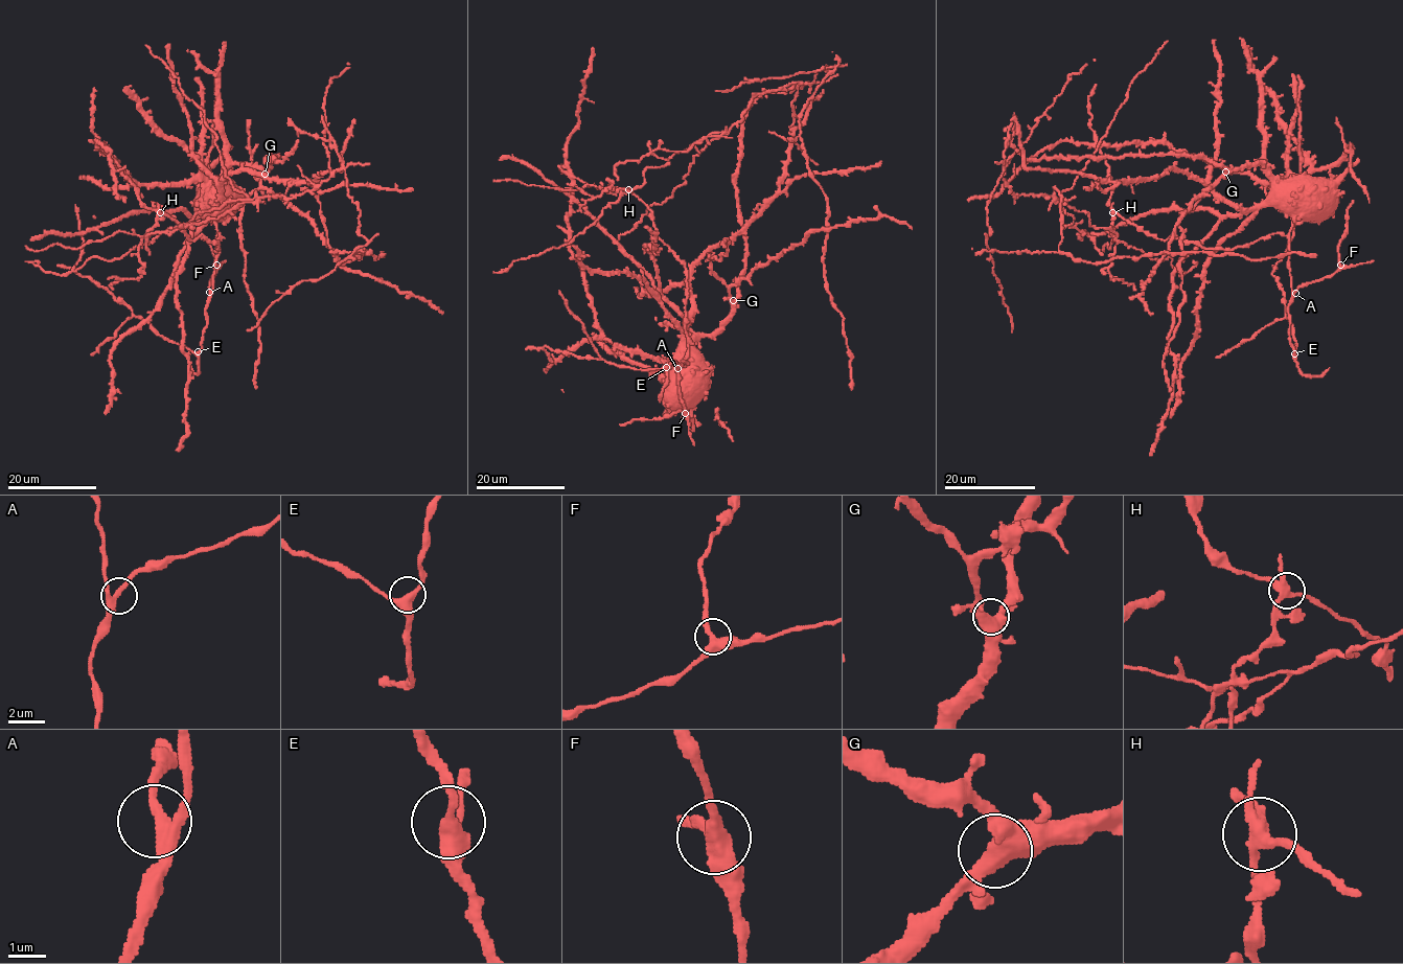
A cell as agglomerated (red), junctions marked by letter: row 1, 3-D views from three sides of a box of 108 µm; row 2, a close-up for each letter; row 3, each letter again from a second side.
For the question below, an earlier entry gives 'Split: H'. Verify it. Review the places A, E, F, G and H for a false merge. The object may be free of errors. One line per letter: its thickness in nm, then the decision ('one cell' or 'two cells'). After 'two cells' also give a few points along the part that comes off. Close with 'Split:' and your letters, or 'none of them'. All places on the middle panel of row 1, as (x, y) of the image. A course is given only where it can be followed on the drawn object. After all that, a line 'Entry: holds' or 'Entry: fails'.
A: calibre 320 nm; one cell
E: calibre 360 nm; one cell
F: calibre 400 nm; one cell
G: calibre 460 nm; one cell
H: calibre 340 nm; two cells; course (628, 190), (617, 190), (640, 188), (647, 167), (728, 131), (758, 94), (811, 83), (835, 66), (715, 91)
Split: H
Entry: holds

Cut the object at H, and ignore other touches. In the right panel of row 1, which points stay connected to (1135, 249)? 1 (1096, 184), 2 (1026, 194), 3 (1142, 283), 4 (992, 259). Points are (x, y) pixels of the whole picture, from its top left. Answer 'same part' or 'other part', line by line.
1: other part
2: same part
3: other part
4: same part

